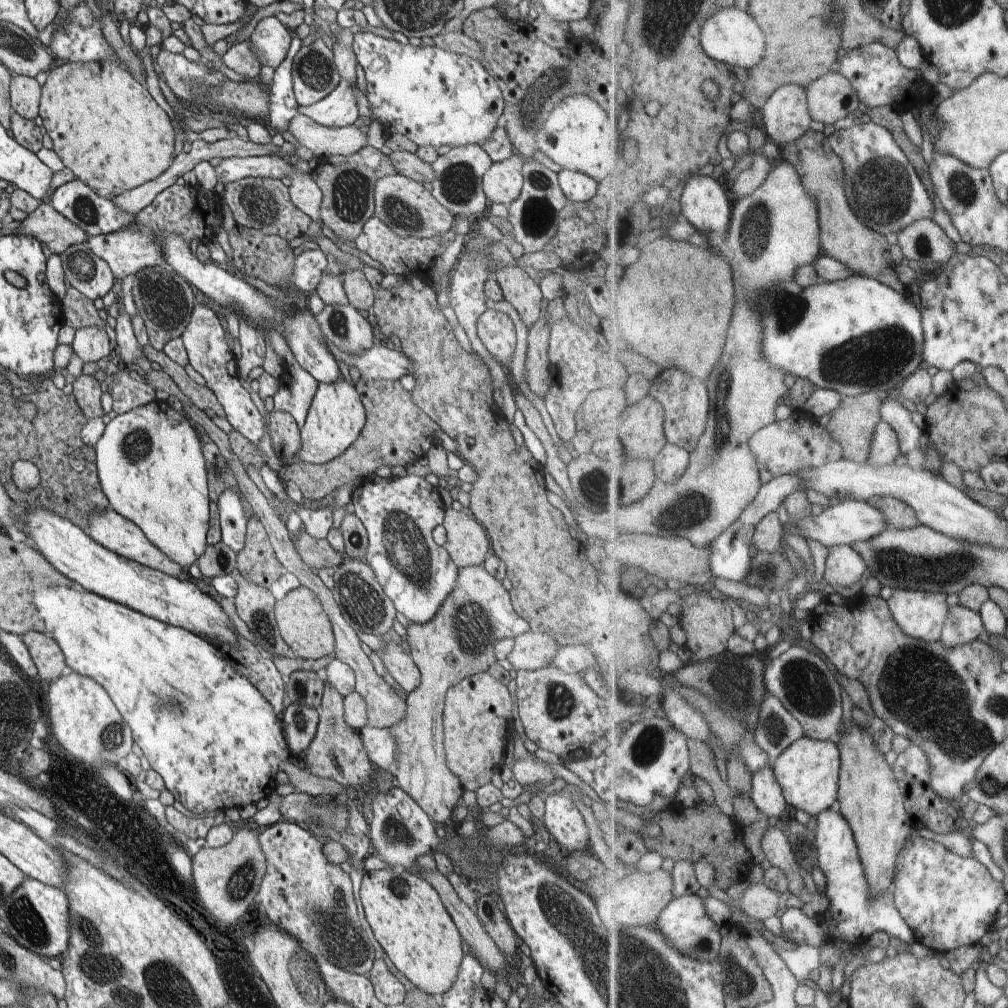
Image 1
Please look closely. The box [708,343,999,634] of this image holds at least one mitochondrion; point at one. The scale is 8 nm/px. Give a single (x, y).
(894, 565)

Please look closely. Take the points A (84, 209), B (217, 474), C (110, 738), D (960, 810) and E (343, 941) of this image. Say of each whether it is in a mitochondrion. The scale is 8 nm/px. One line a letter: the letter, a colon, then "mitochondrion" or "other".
A: mitochondrion
B: mitochondrion
C: mitochondrion
D: other
E: mitochondrion

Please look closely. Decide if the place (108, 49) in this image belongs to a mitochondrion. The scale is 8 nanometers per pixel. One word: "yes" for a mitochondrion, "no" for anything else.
no

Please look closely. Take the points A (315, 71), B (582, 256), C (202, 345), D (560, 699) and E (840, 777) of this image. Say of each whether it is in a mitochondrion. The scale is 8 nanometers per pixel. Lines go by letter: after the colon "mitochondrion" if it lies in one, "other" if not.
A: mitochondrion
B: other
C: other
D: mitochondrion
E: other

